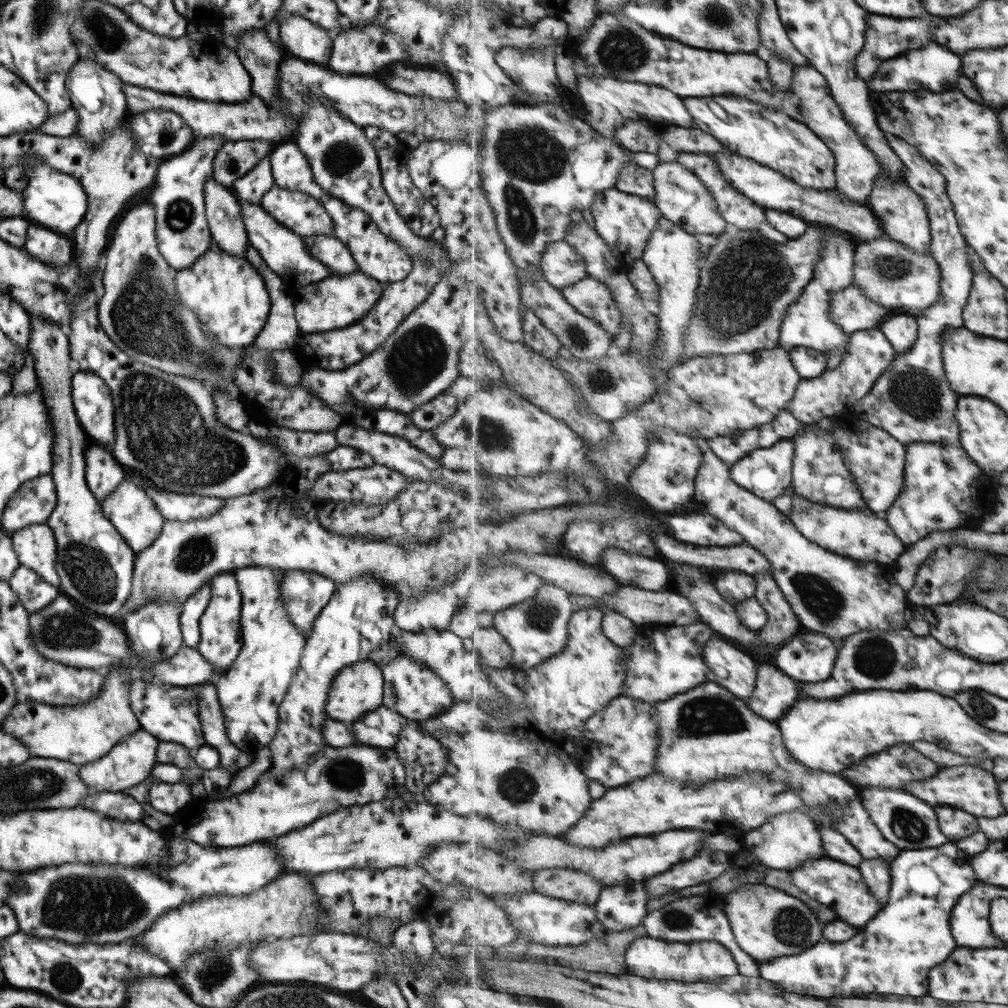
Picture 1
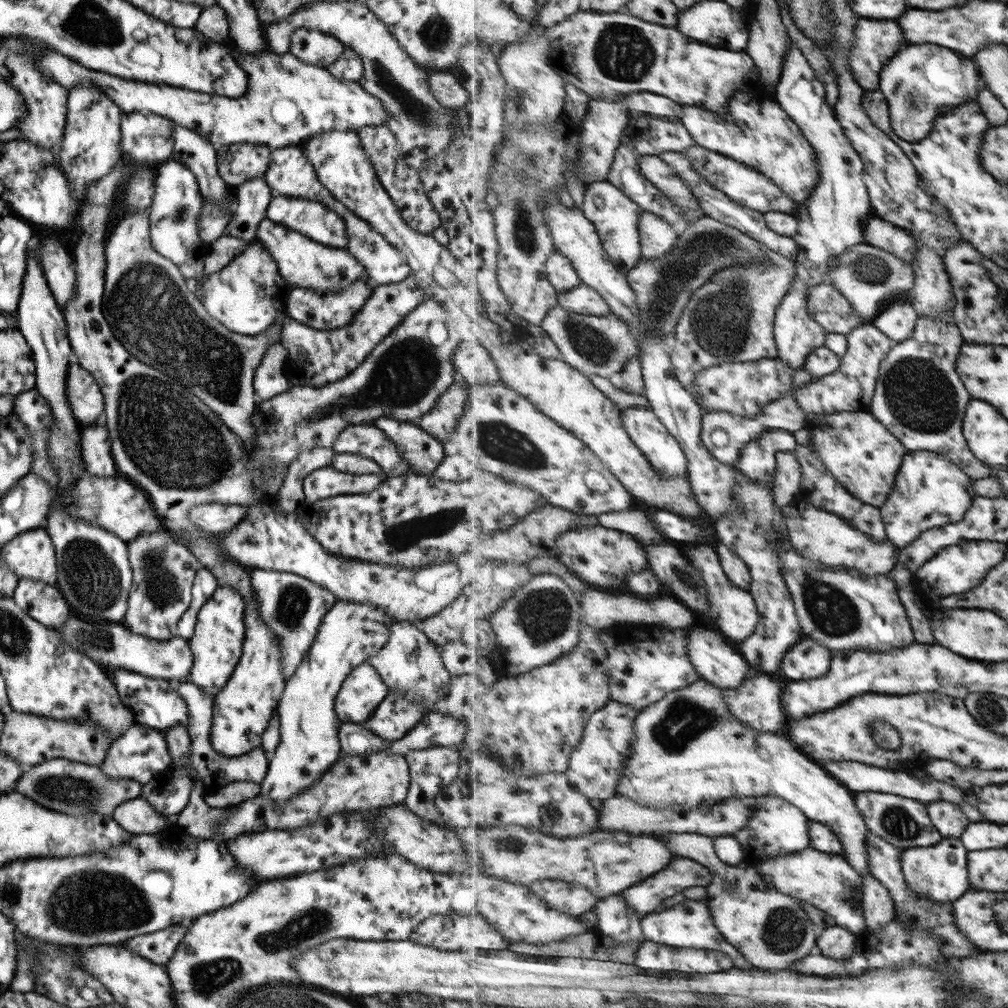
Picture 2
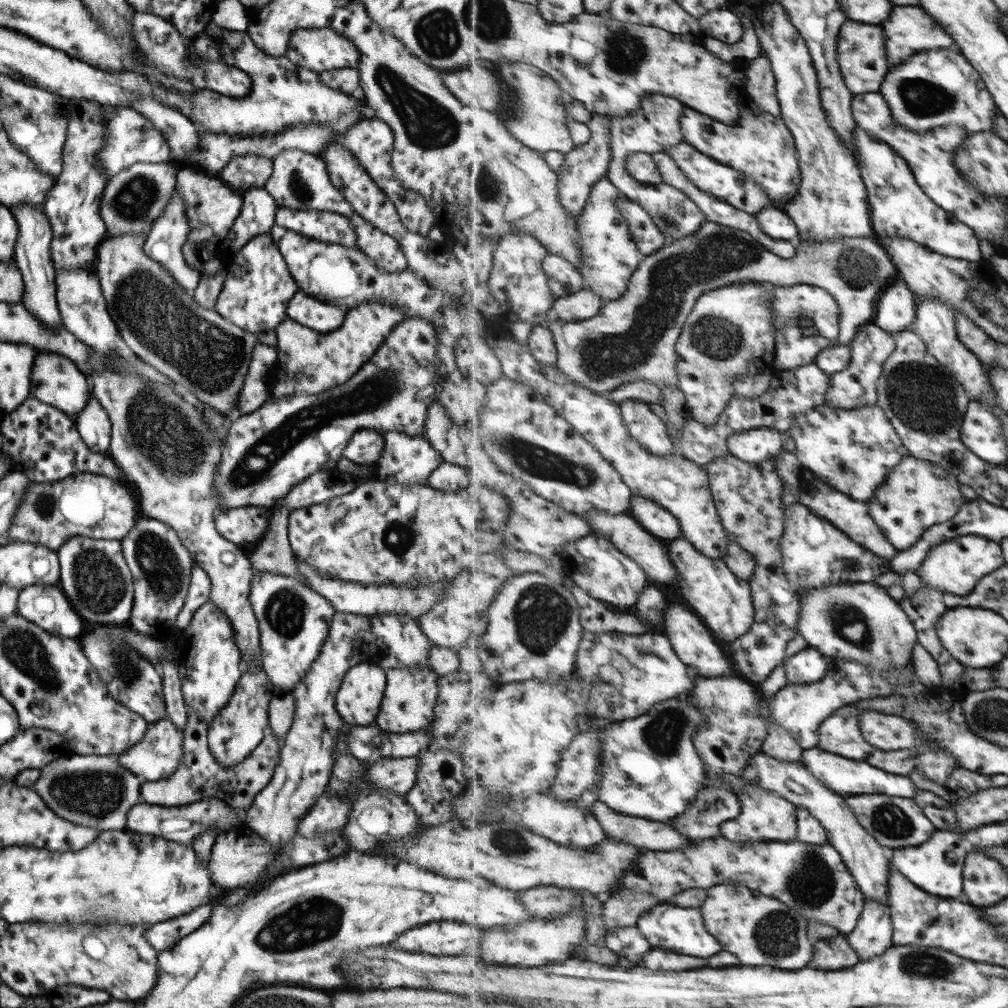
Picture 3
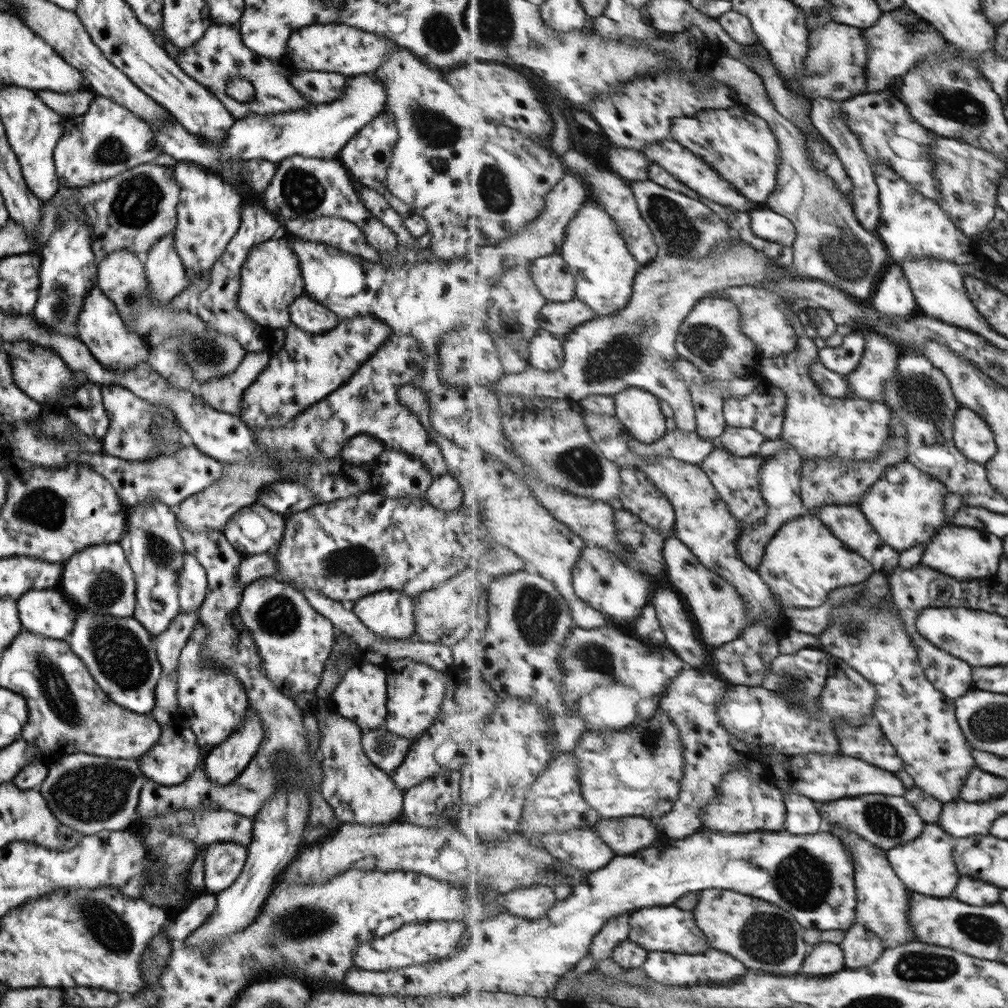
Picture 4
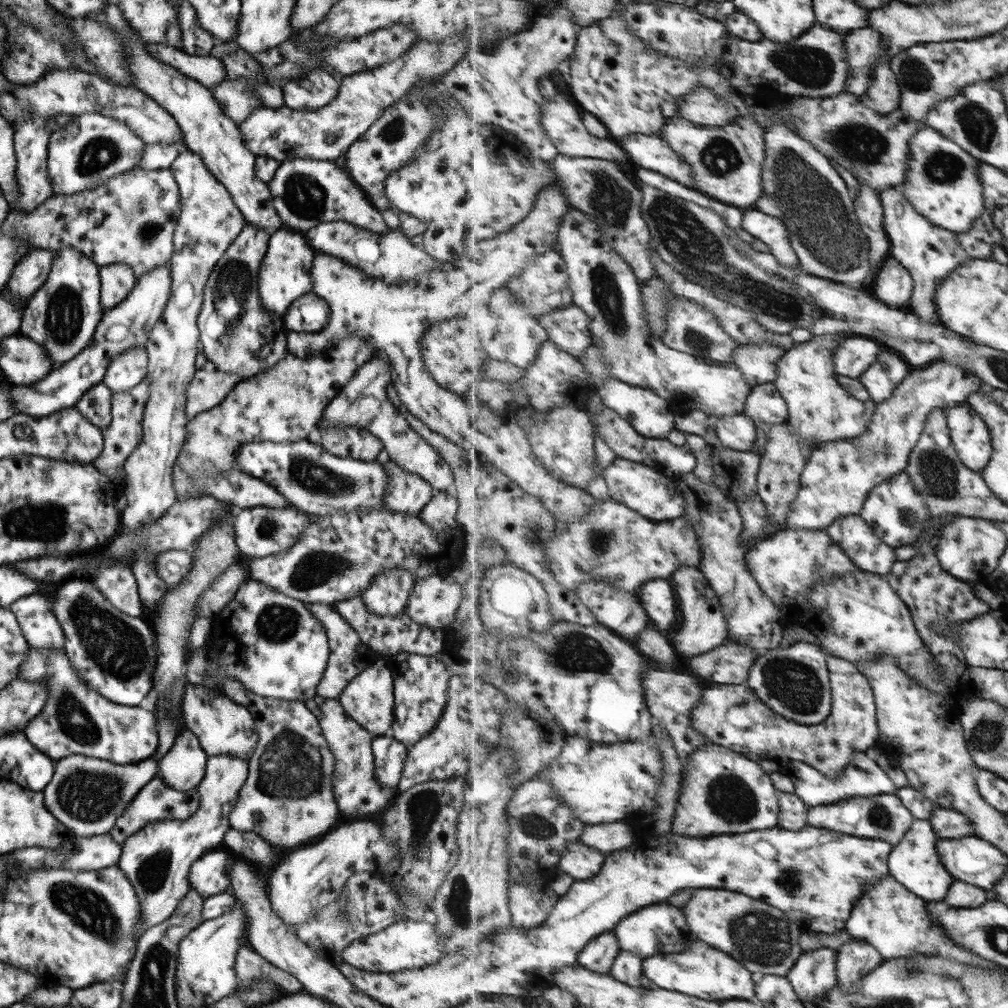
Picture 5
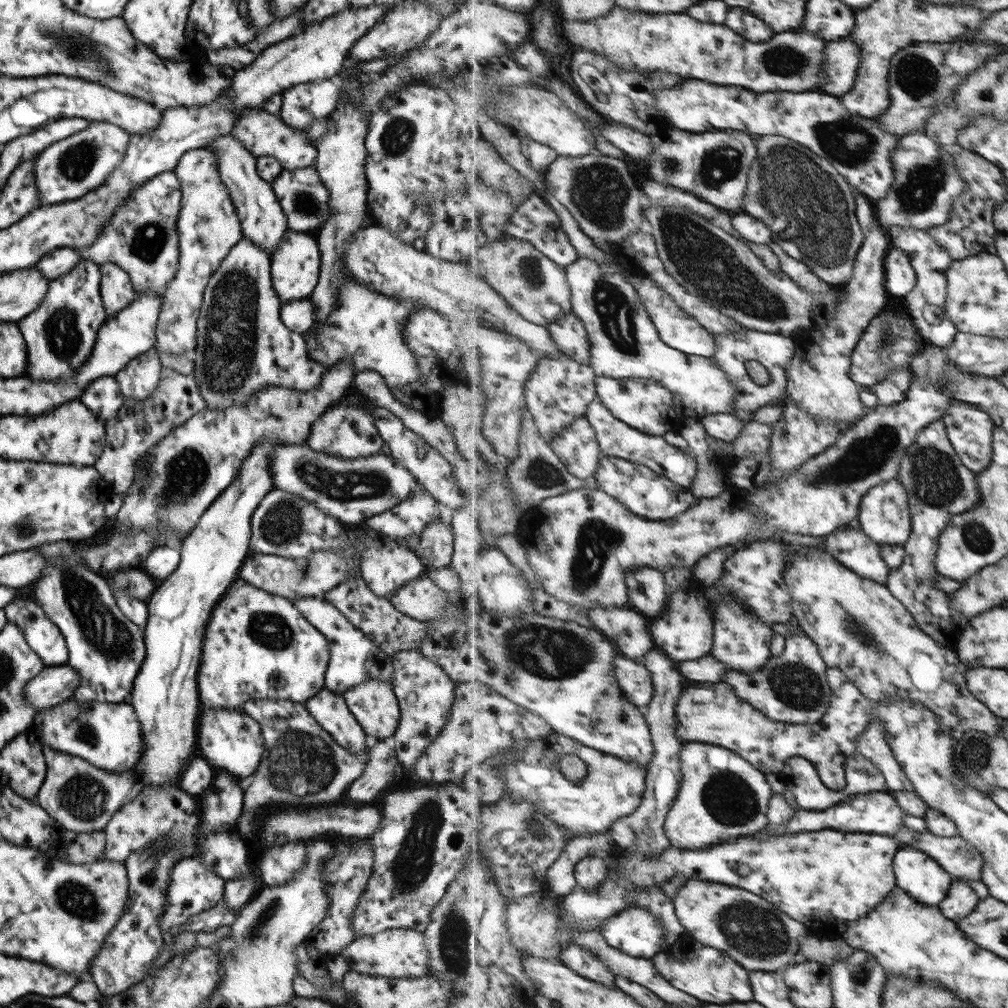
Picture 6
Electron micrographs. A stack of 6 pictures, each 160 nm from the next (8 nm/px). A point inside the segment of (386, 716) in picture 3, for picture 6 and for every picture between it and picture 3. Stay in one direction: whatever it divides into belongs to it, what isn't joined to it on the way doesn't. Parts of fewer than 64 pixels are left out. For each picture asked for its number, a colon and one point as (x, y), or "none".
4: (415, 691)
5: (419, 683)
6: (424, 693)

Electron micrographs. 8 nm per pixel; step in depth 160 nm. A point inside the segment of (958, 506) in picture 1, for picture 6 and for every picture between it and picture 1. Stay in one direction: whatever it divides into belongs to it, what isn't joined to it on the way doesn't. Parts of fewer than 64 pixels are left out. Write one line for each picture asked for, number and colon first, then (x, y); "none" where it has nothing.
2: (931, 491)
3: (918, 494)
4: (906, 506)
5: (896, 510)
6: (885, 515)

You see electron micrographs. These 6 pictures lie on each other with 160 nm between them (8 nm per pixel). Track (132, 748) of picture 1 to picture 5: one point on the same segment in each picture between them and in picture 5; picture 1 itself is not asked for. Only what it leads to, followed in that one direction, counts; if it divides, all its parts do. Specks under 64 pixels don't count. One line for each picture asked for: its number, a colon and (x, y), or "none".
2: (139, 753)
3: (155, 757)
4: (171, 760)
5: (182, 767)

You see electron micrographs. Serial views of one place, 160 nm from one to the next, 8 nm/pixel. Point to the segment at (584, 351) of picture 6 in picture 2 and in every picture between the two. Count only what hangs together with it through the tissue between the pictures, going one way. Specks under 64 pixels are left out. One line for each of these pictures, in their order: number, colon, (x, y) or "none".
2: (583, 300)
3: (584, 305)
4: (560, 318)
5: (569, 328)

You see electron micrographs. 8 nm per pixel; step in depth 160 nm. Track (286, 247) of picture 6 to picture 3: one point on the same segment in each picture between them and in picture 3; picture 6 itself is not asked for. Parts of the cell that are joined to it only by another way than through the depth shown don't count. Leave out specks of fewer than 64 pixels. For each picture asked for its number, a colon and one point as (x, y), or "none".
3: (257, 286)
4: (270, 281)
5: (283, 276)

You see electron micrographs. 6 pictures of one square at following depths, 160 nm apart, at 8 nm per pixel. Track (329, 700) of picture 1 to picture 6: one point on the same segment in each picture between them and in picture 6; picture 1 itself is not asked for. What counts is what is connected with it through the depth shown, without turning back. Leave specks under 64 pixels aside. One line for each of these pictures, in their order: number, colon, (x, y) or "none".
2: (362, 690)
3: (357, 700)
4: (360, 696)
5: (367, 698)
6: (372, 703)

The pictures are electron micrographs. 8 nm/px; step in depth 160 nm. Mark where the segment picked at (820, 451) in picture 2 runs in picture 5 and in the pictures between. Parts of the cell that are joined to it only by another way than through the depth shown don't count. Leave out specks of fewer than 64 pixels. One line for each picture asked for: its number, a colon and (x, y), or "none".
3: (854, 450)
4: (818, 426)
5: (821, 410)

